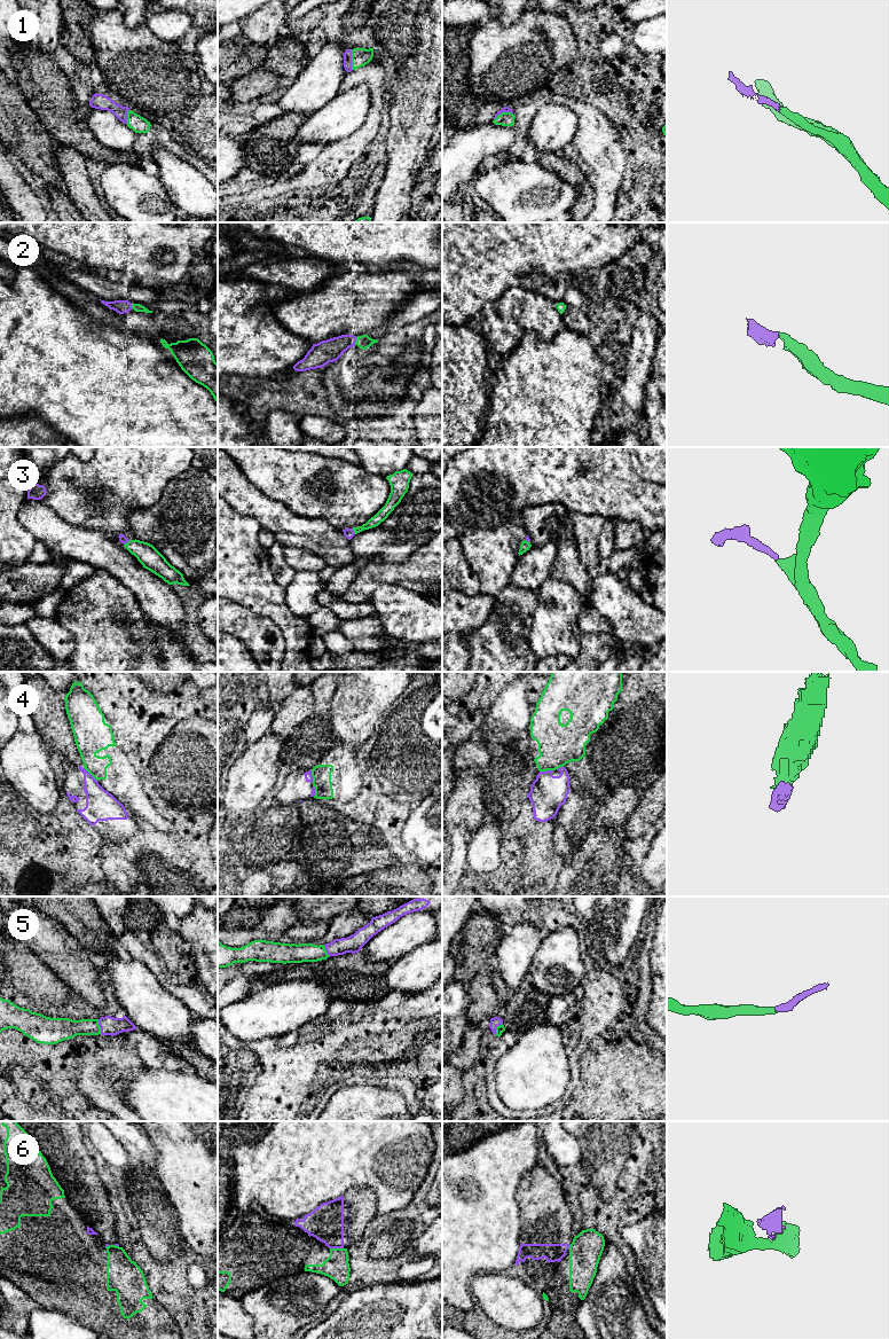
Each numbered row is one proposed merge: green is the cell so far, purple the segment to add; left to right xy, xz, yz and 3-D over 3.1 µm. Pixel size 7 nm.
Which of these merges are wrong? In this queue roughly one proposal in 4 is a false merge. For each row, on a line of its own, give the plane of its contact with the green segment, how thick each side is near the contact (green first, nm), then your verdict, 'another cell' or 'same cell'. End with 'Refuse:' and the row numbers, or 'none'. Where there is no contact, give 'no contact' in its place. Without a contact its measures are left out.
1: meets green in xz; 130 nm thick on the green side, 60 nm on the other; same cell
2: meets green in xz; 100 nm thick on the green side, 160 nm on the other; same cell
3: meets green in xz; 80 nm thick on the green side, 70 nm on the other; same cell
4: meets green in yz; 280 nm thick on the green side, 260 nm on the other; another cell
5: meets green in xy; 160 nm thick on the green side, 130 nm on the other; same cell
6: meets green in xz; 170 nm thick on the green side, 240 nm on the other; another cell
Refuse: 4, 6

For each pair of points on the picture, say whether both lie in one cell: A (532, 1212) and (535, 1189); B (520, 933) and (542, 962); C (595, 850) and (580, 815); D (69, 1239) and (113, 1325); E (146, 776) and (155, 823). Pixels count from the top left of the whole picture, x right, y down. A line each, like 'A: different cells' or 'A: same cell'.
A: same cell
B: different cells
C: same cell
D: same cell
E: same cell

